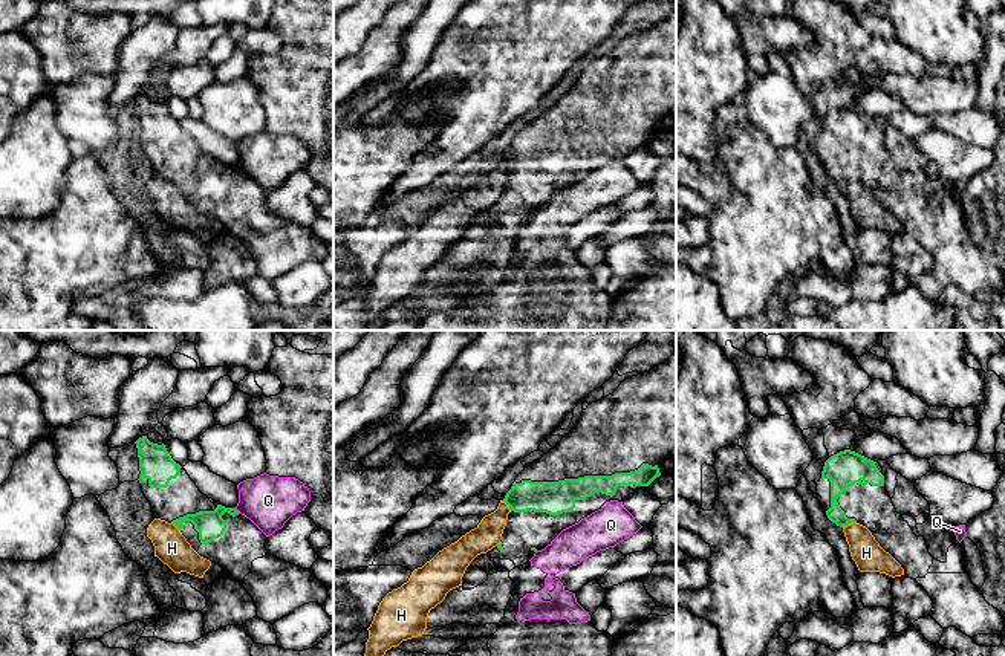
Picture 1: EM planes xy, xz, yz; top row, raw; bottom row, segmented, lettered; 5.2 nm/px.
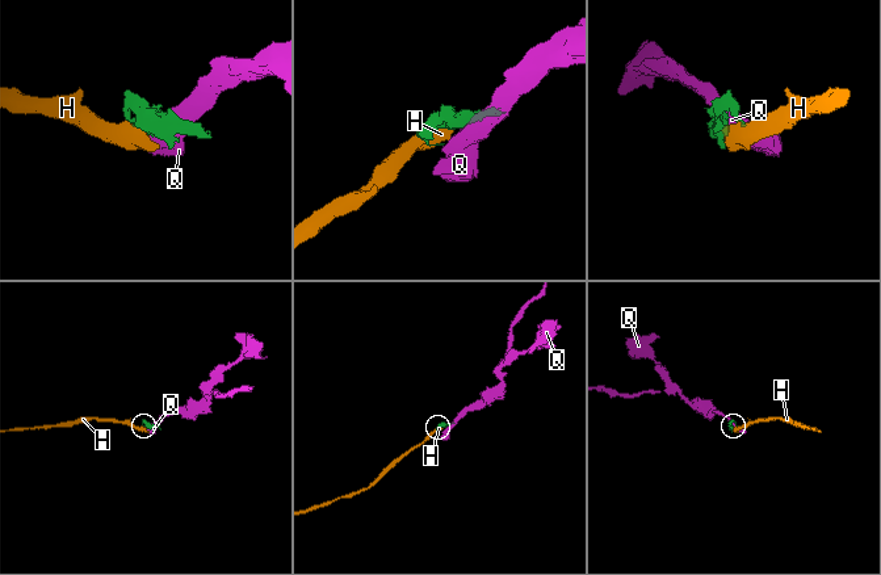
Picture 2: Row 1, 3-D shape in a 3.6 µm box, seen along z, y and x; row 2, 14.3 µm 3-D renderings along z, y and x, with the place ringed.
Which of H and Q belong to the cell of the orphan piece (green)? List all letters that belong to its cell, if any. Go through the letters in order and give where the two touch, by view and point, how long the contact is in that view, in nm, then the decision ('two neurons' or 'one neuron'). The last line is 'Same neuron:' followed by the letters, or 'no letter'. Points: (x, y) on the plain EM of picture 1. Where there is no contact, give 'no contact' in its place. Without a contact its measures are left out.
H: yz (849, 181) | 80 nm | two neurons
Q: xy (237, 168) | 40 nm | two neurons
Same neuron: no letter

